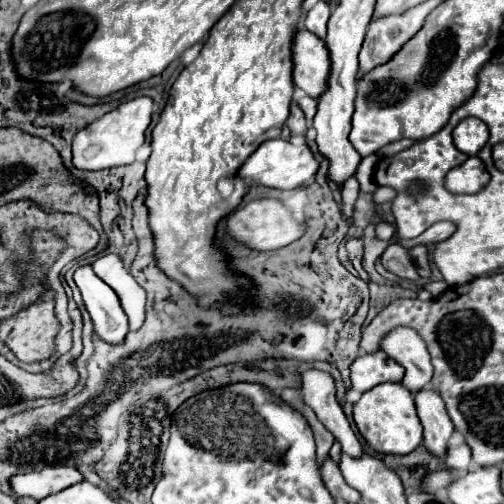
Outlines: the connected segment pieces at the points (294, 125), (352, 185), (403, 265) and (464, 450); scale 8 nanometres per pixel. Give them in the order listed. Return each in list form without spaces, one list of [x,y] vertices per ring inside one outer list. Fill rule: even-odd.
[[[297,102],[291,104],[291,114],[289,114],[289,118],[287,118],[287,126],[289,126],[289,130],[291,130],[293,136],[297,136],[297,134],[305,134],[305,132],[307,132],[305,116],[303,116],[303,110],[299,108]]]
[[[355,174],[350,177],[343,185],[342,188],[342,203],[341,209],[347,218],[348,223],[354,223],[353,212],[354,204],[359,195],[359,183]]]
[[[391,244],[391,246],[385,248],[385,252],[381,254],[381,264],[399,278],[413,280],[413,282],[419,280],[419,274],[415,272],[415,266],[409,258],[407,248],[403,248],[399,244]]]
[[[463,444],[459,448],[449,448],[447,456],[445,456],[445,464],[447,464],[447,468],[453,468],[453,470],[467,470],[471,464],[469,446]]]

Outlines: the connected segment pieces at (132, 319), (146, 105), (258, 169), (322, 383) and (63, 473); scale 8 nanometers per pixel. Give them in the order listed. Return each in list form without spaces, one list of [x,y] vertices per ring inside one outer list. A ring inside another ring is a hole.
[[[115,254],[99,256],[93,262],[93,272],[115,290],[121,306],[129,318],[129,330],[137,332],[145,320],[145,290],[135,282],[135,278],[123,268],[123,262]]]
[[[137,96],[129,102],[119,104],[99,120],[83,128],[73,140],[73,164],[83,170],[103,170],[111,166],[133,164],[139,146],[145,140],[145,130],[151,122],[153,100],[149,96]]]
[[[275,138],[275,140],[263,142],[253,152],[253,156],[249,160],[245,160],[245,164],[239,168],[239,176],[247,178],[247,180],[255,180],[263,186],[289,190],[289,188],[299,188],[299,186],[307,184],[311,178],[315,178],[317,170],[319,170],[319,160],[313,156],[313,152],[309,150],[307,144],[295,146],[289,140]]]
[[[307,370],[303,374],[301,392],[303,392],[305,404],[313,408],[319,422],[341,444],[343,454],[347,454],[347,456],[363,456],[361,442],[357,440],[349,420],[345,418],[341,406],[335,400],[333,378],[327,372],[321,372],[321,370]]]
[[[45,466],[41,470],[33,470],[29,474],[19,474],[11,478],[11,488],[19,496],[31,496],[31,498],[45,498],[51,494],[57,494],[65,490],[71,484],[83,482],[85,476],[81,470],[71,466]]]

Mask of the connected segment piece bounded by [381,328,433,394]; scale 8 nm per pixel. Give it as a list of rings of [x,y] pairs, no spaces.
[[[395,328],[381,342],[381,350],[393,356],[393,360],[397,360],[405,368],[405,378],[401,384],[411,394],[423,390],[423,386],[429,384],[433,376],[431,358],[429,358],[427,346],[423,344],[423,340],[415,330]]]

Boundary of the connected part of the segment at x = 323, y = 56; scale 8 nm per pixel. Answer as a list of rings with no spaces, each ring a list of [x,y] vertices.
[[[299,28],[291,44],[293,82],[309,96],[319,98],[325,90],[330,73],[330,54],[324,40]]]

